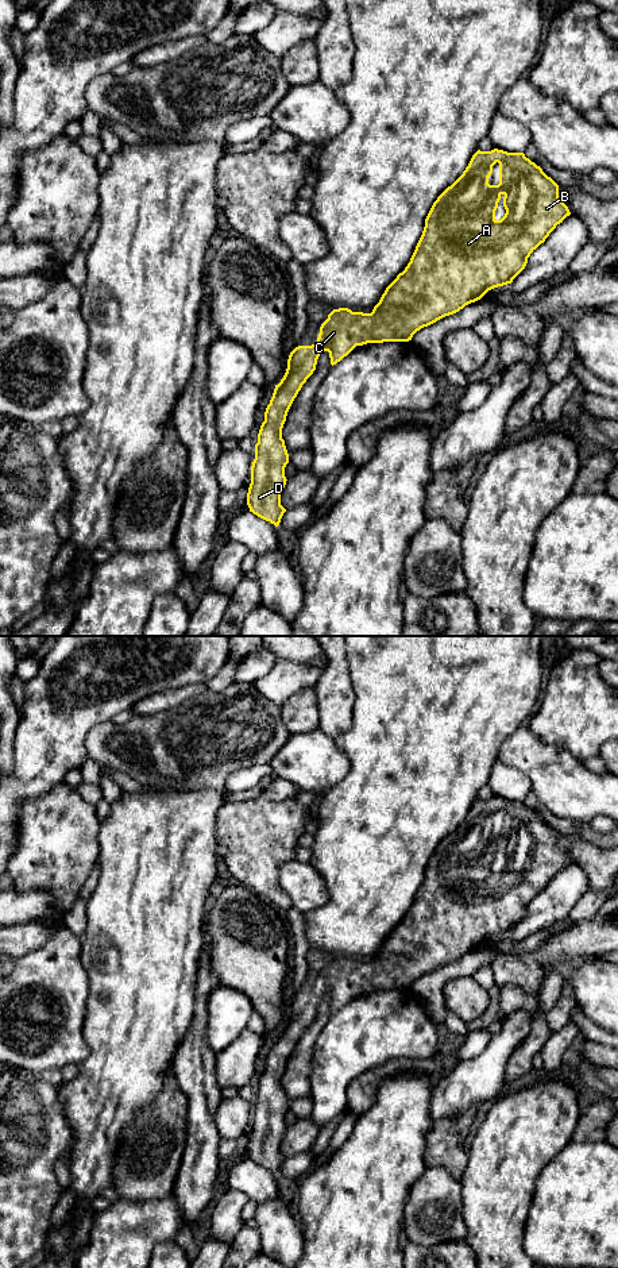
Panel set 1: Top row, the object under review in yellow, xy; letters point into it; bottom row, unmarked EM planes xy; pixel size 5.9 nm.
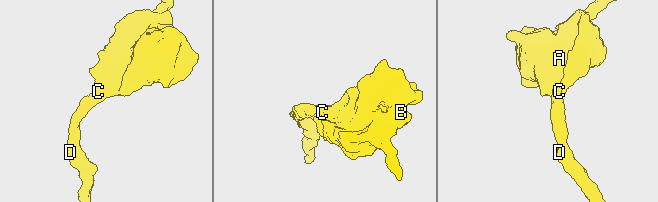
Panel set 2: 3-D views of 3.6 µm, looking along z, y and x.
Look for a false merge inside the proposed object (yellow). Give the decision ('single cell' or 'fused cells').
single cell

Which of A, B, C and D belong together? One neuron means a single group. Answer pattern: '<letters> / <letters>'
A B C D

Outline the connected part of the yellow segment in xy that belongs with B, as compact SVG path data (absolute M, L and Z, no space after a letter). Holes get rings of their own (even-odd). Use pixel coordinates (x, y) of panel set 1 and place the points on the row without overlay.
M478 798L463 822L433 851L410 910L386 936L372 960L333 957L320 975L317 991L298 994L290 1001L286 1021L275 1033L258 1082L247 1141L250 1160L275 1175L286 1160L281 1153L281 1142L287 1129L285 1115L289 1111L289 1102L282 1087L282 1076L294 1047L316 1018L321 1001L329 1001L333 1014L356 994L412 988L421 976L459 960L494 936L511 932L525 917L530 902L569 863L568 855L559 845L559 833L524 801ZM497 810L499 832L490 833L488 825ZM501 847L506 862L497 868L495 859Z

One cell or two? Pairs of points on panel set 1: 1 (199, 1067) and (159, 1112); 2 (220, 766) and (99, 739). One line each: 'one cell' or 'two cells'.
1: two cells
2: one cell

